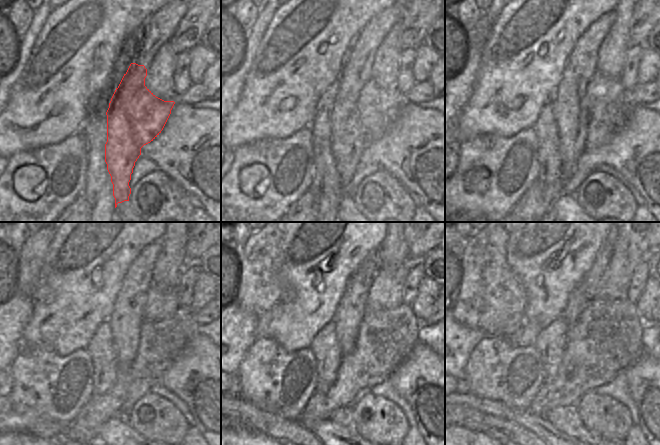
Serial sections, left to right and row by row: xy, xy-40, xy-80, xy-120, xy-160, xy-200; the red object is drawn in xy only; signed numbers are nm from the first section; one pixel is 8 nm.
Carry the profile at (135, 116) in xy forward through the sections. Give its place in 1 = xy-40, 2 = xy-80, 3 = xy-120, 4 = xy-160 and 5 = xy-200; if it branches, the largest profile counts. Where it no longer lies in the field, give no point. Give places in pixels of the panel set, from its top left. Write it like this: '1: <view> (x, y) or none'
1: xy-40 (356, 99)
2: xy-80 (579, 92)
3: xy-120 (130, 310)
4: xy-160 (387, 291)
5: xy-200 (626, 256)

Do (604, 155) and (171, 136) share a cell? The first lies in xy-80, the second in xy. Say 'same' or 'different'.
same

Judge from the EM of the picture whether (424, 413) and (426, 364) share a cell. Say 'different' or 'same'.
same

